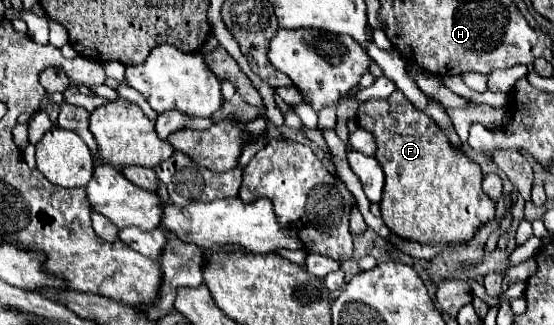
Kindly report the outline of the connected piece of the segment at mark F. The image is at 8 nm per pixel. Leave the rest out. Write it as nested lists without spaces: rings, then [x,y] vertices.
[[[401,91],[391,93],[385,101],[373,99],[359,105],[357,123],[377,139],[375,159],[385,171],[385,191],[379,205],[391,233],[425,245],[453,247],[469,243],[481,225],[493,221],[495,203],[481,189],[479,165],[453,149],[445,133],[405,101]]]

